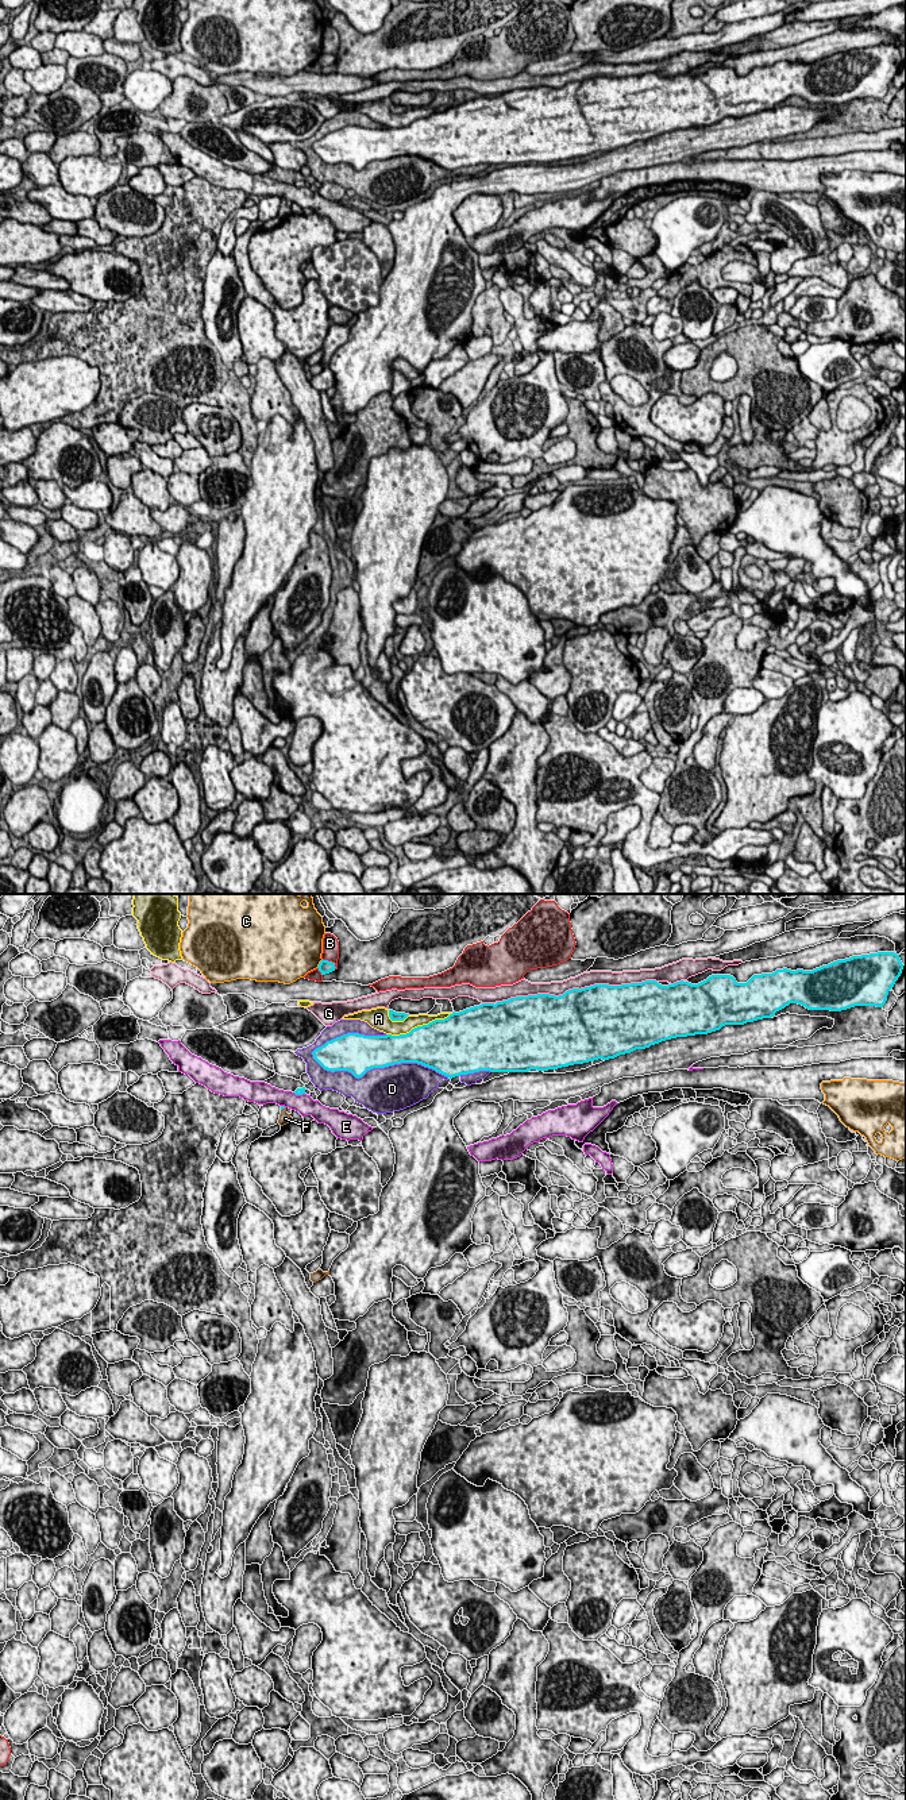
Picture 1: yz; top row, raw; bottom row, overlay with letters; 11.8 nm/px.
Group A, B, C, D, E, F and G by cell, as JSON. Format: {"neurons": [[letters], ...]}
{"neurons": [["A"], ["B"], ["C"], ["D"], ["E"], ["F"], ["G"]]}

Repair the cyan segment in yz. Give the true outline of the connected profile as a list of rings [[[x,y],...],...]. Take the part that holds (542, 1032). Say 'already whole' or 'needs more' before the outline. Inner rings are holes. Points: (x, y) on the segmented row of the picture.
already whole | [[[878,952],[837,960],[813,971],[787,968],[772,974],[753,975],[747,983],[737,983],[730,975],[712,975],[706,980],[691,984],[676,982],[662,986],[656,980],[621,986],[594,984],[572,988],[563,995],[537,994],[516,997],[494,1003],[482,1003],[452,1013],[444,1020],[435,1020],[400,1036],[365,1036],[347,1033],[316,1048],[313,1059],[327,1071],[348,1071],[362,1078],[373,1068],[385,1068],[401,1063],[417,1063],[452,1079],[455,1076],[479,1071],[490,1072],[528,1072],[531,1069],[548,1071],[583,1064],[598,1059],[609,1060],[636,1049],[676,1037],[708,1034],[725,1025],[744,1025],[763,1018],[771,1018],[790,1003],[798,1003],[809,1010],[841,1011],[855,1006],[883,1007],[888,991],[901,976],[903,964],[894,952]]]

